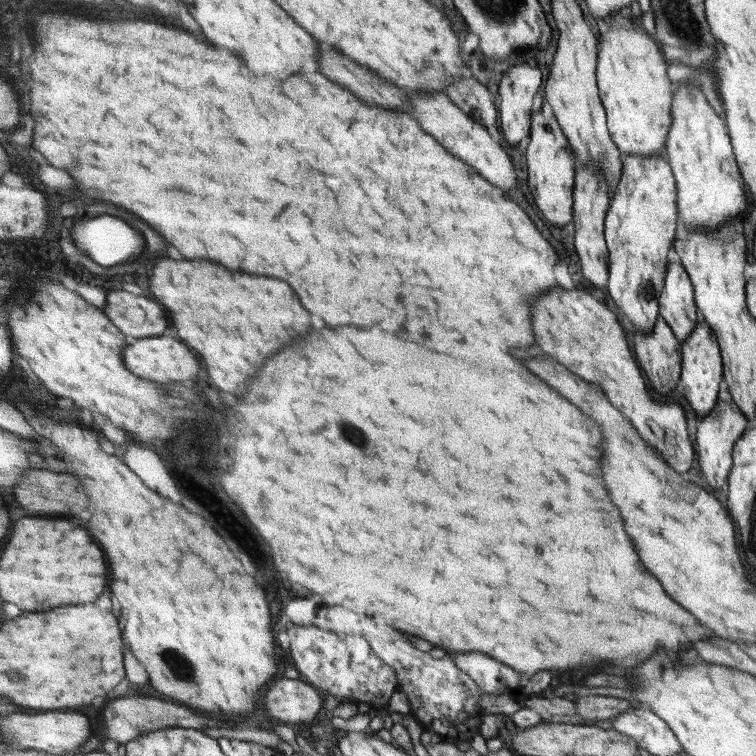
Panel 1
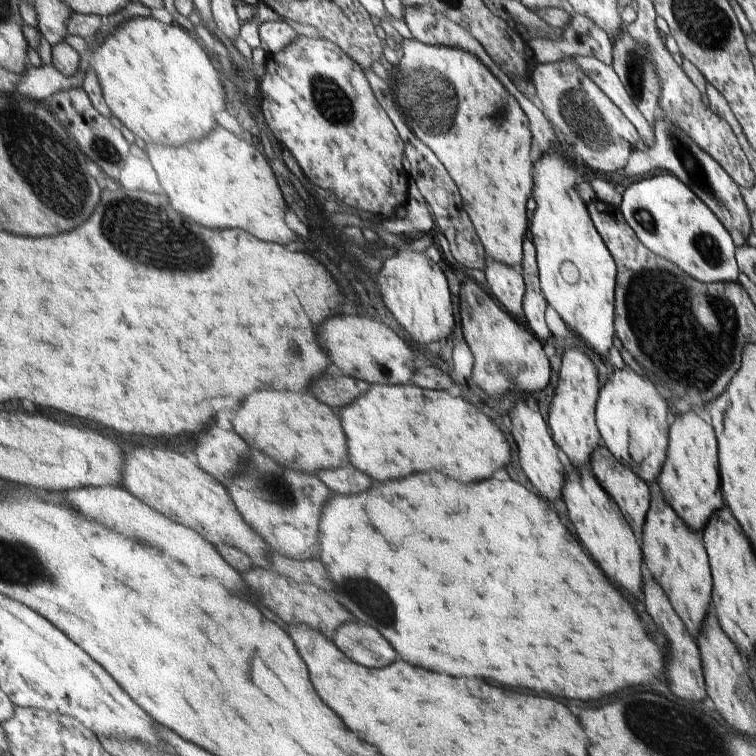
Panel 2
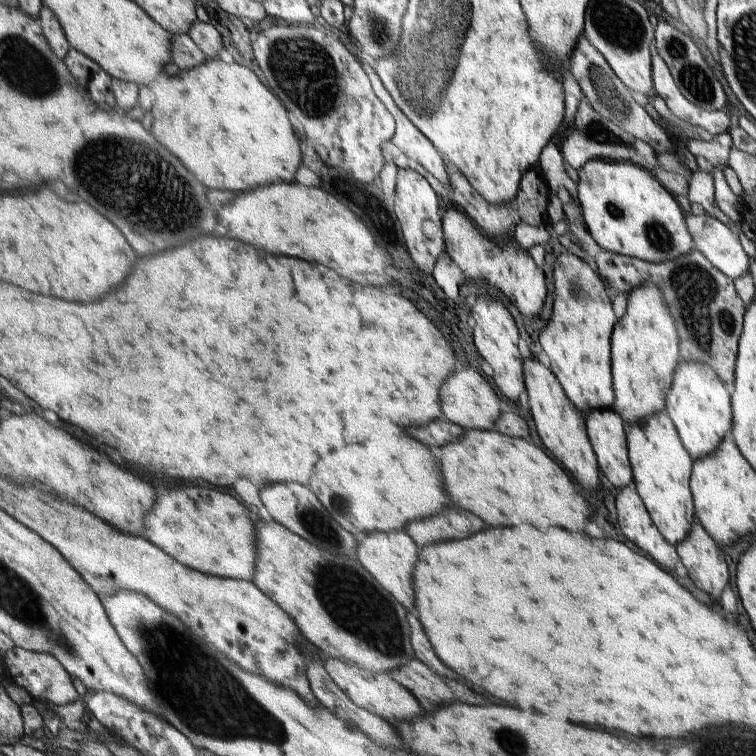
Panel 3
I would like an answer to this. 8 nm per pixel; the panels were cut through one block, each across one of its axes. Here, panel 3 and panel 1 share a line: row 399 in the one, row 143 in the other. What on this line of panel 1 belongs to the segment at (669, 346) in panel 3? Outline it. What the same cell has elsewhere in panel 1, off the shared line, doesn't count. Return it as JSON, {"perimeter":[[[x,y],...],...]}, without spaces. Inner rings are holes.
{"perimeter":[[[628,9],[616,10],[600,24],[602,30],[597,56],[597,86],[611,139],[624,154],[646,158],[660,156],[664,153],[672,124],[673,91],[667,75],[668,62],[659,44],[631,16]]]}

